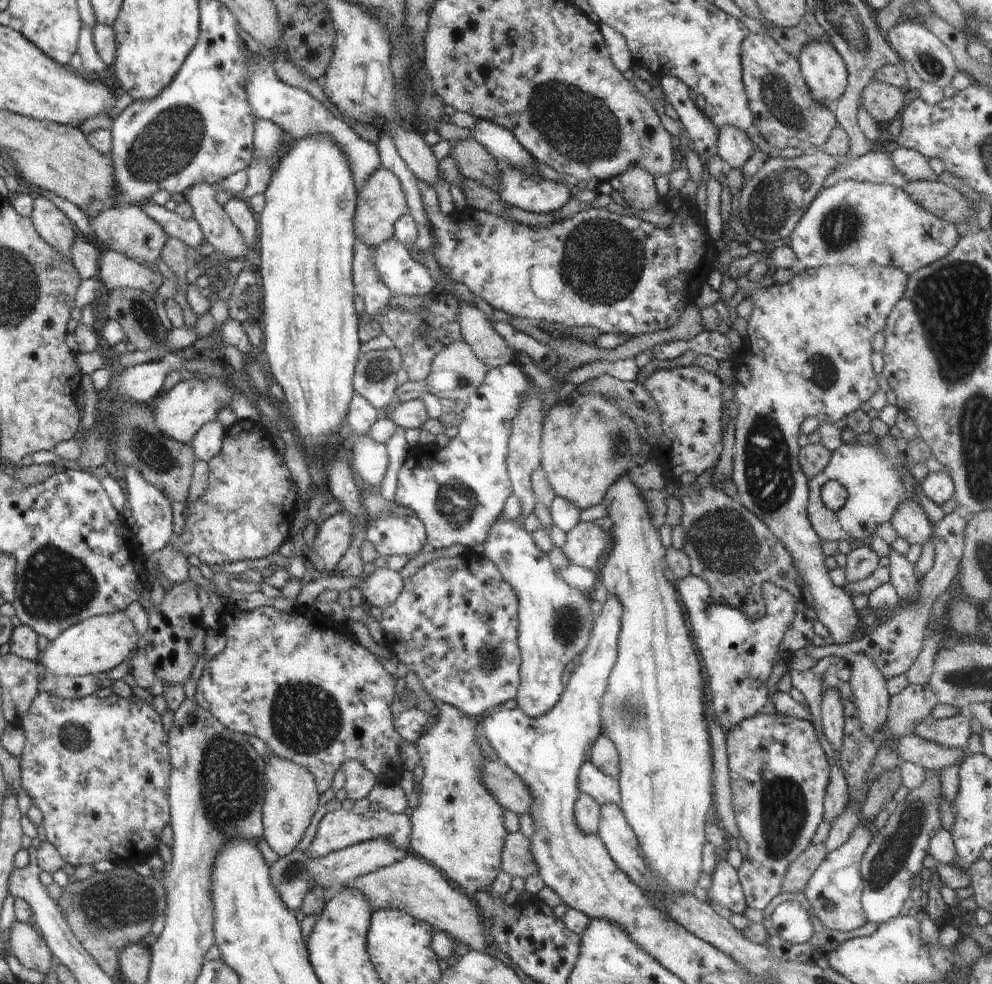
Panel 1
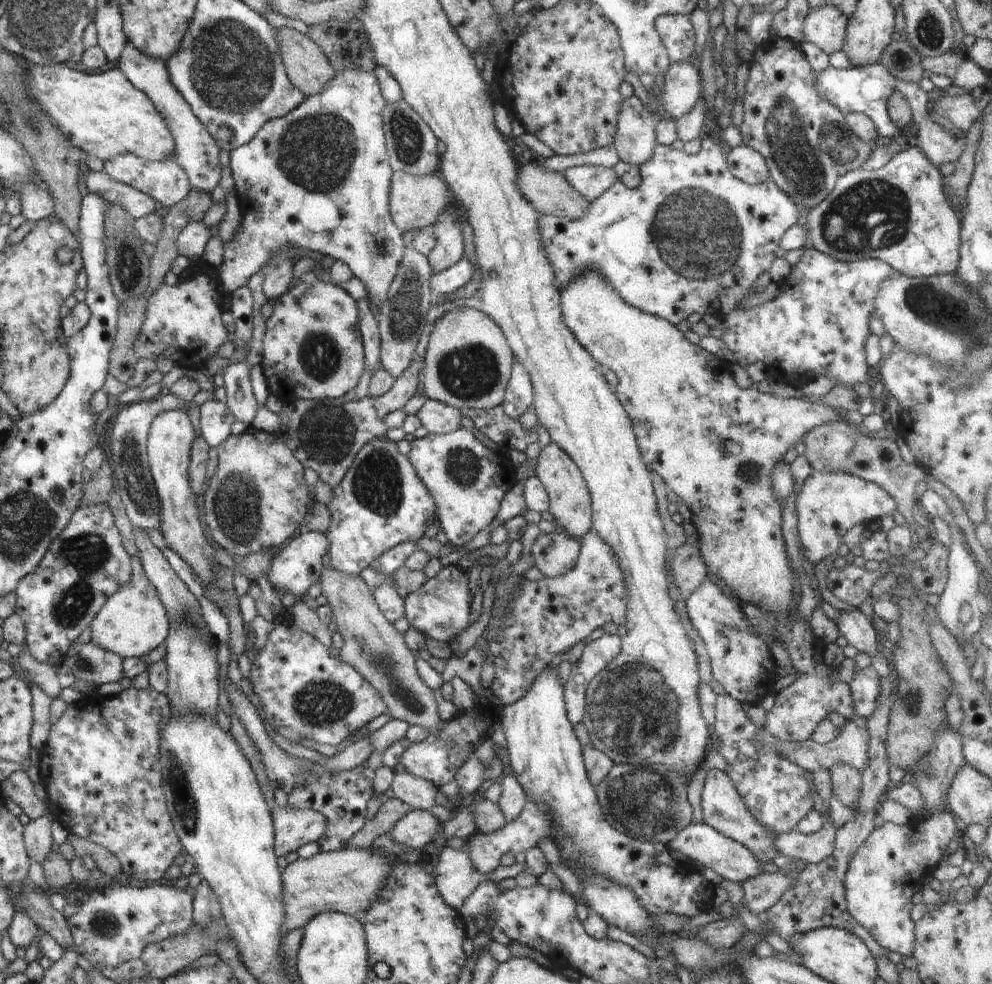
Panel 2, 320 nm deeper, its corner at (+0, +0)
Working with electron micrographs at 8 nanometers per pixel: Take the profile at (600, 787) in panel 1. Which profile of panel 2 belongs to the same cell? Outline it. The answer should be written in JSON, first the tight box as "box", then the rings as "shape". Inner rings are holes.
{"box":[666,823,774,884],"shape":[[[690,823],[666,846],[670,850],[682,852],[687,860],[694,864],[700,862],[705,867],[711,868],[718,876],[722,876],[723,880],[732,880],[732,882],[739,882],[740,884],[744,884],[748,879],[757,877],[764,872],[774,870],[766,863],[762,864],[760,859],[747,846],[724,836],[706,823]]]}

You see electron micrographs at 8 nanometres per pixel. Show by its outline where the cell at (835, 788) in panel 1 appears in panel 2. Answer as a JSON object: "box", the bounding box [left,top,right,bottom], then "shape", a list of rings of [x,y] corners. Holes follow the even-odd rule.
{"box":[774,818,836,864],"shape":[[[829,818],[829,820],[824,820],[818,832],[804,835],[792,830],[790,833],[779,834],[774,844],[780,855],[818,864],[834,852],[836,831],[832,820]]]}

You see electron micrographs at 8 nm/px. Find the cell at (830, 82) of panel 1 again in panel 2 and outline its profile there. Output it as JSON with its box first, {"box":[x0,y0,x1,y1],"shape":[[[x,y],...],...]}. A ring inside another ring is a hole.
{"box":[805,4,849,55],"shape":[[[819,4],[806,15],[805,40],[813,42],[828,55],[840,51],[846,39],[848,22],[849,18],[837,6]]]}

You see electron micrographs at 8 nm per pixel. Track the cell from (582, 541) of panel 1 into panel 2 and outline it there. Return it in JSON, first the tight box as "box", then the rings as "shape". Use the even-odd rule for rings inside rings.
{"box":[531,533,581,578],"shape":[[[540,533],[533,540],[531,555],[536,568],[545,577],[556,578],[564,576],[576,566],[581,547],[580,540],[564,534]]]}

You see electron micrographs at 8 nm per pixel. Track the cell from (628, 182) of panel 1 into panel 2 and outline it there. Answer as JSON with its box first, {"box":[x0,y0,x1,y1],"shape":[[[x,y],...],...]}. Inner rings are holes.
{"box":[613,93,658,166],"shape":[[[633,93],[622,101],[618,116],[613,145],[619,160],[631,166],[645,163],[658,146],[655,139],[654,120],[647,114],[642,101]]]}

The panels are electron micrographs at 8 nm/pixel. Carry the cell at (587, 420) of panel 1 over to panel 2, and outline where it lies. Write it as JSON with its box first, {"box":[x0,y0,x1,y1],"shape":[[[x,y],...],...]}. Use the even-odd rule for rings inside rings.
{"box":[535,442,593,540],"shape":[[[551,442],[539,453],[535,475],[540,482],[543,482],[546,492],[549,494],[548,511],[556,518],[555,523],[560,524],[570,534],[570,537],[580,540],[591,529],[593,521],[592,499],[580,469],[574,464],[568,453]]]}

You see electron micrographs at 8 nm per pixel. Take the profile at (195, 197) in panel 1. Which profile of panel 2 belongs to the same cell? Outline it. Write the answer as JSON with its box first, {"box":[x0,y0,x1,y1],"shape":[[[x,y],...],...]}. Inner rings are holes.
{"box":[116,42,221,193],"shape":[[[126,42],[116,66],[138,90],[148,95],[153,105],[159,110],[159,114],[168,123],[172,136],[175,138],[176,158],[174,162],[186,171],[191,188],[211,193],[218,186],[221,178],[220,148],[205,126],[196,118],[184,97],[170,82],[165,62],[144,54],[138,50],[136,45]]]}

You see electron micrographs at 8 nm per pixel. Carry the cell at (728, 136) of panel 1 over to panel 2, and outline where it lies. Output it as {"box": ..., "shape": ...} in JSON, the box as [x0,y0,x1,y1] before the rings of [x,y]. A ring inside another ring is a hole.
{"box":[727,144,770,185],"shape":[[[742,144],[730,149],[727,163],[731,173],[743,183],[759,185],[770,180],[765,158],[750,146]]]}

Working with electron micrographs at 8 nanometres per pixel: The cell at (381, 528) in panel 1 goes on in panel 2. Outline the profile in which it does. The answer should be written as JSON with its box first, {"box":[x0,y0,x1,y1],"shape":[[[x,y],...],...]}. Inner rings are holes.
{"box":[325,437,436,575],"shape":[[[380,437],[365,444],[354,458],[352,466],[346,471],[344,478],[340,481],[340,484],[333,489],[332,499],[327,504],[327,508],[330,511],[330,525],[325,531],[326,538],[329,542],[329,547],[327,550],[326,561],[330,562],[334,568],[342,571],[346,574],[359,575],[362,569],[370,566],[373,562],[376,562],[379,556],[382,556],[385,552],[388,552],[391,548],[394,548],[397,544],[404,541],[418,541],[424,537],[425,530],[428,528],[430,522],[433,522],[436,516],[436,503],[432,498],[430,492],[428,492],[427,486],[424,484],[423,480],[417,475],[416,469],[413,468],[412,463],[407,455],[402,454],[396,446],[394,441],[390,439],[385,439]]]}

